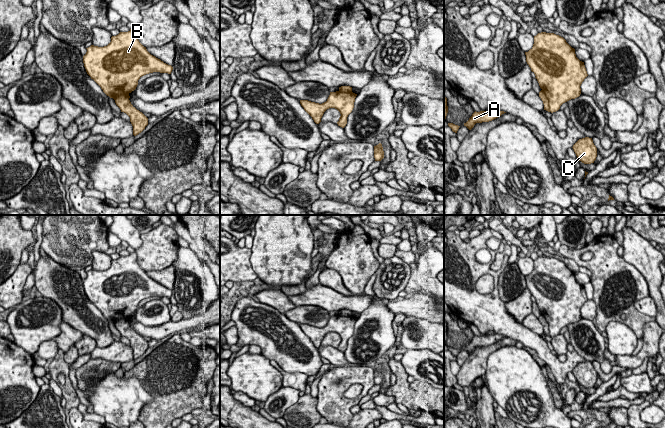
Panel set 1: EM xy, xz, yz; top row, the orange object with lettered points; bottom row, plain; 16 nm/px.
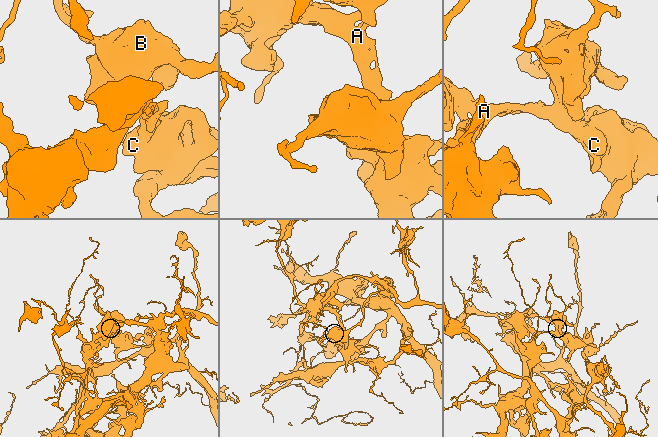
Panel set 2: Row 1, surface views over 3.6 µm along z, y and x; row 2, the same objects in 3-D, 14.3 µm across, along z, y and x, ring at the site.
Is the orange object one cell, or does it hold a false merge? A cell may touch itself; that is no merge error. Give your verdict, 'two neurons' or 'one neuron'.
two neurons

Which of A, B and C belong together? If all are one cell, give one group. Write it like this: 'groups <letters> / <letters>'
groups A C / B

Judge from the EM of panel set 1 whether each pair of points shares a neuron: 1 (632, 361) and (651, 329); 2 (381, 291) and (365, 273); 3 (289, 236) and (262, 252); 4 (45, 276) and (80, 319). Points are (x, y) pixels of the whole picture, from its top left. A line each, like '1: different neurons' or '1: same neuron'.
1: same neuron
2: different neurons
3: same neuron
4: same neuron

